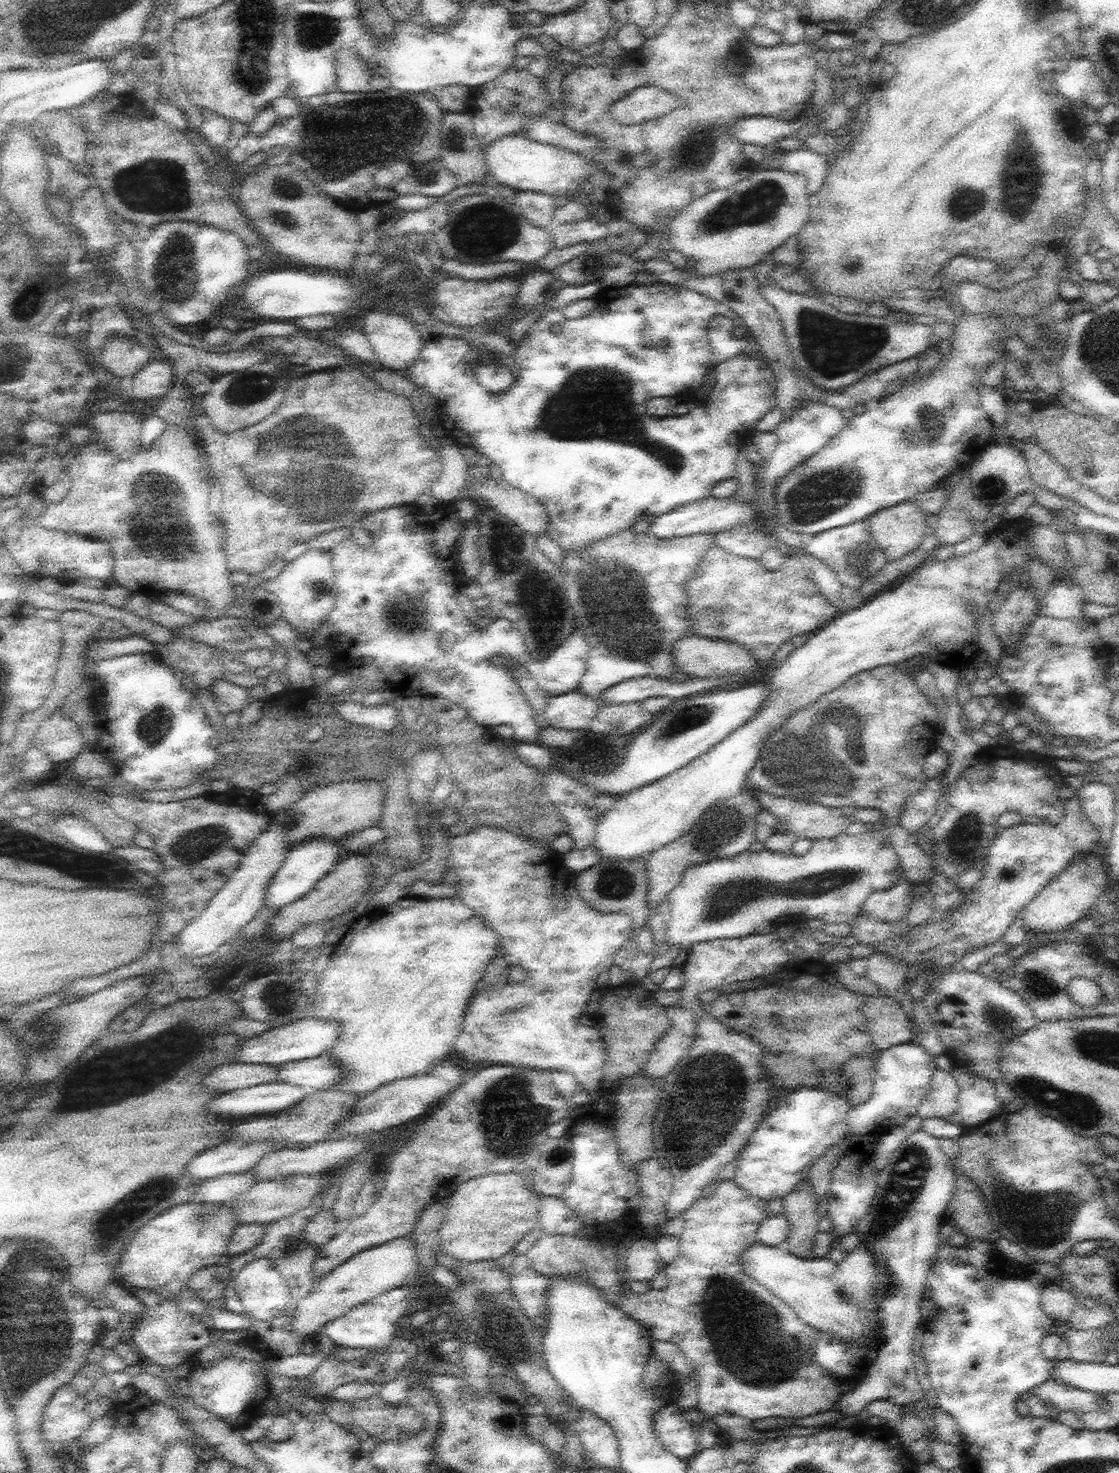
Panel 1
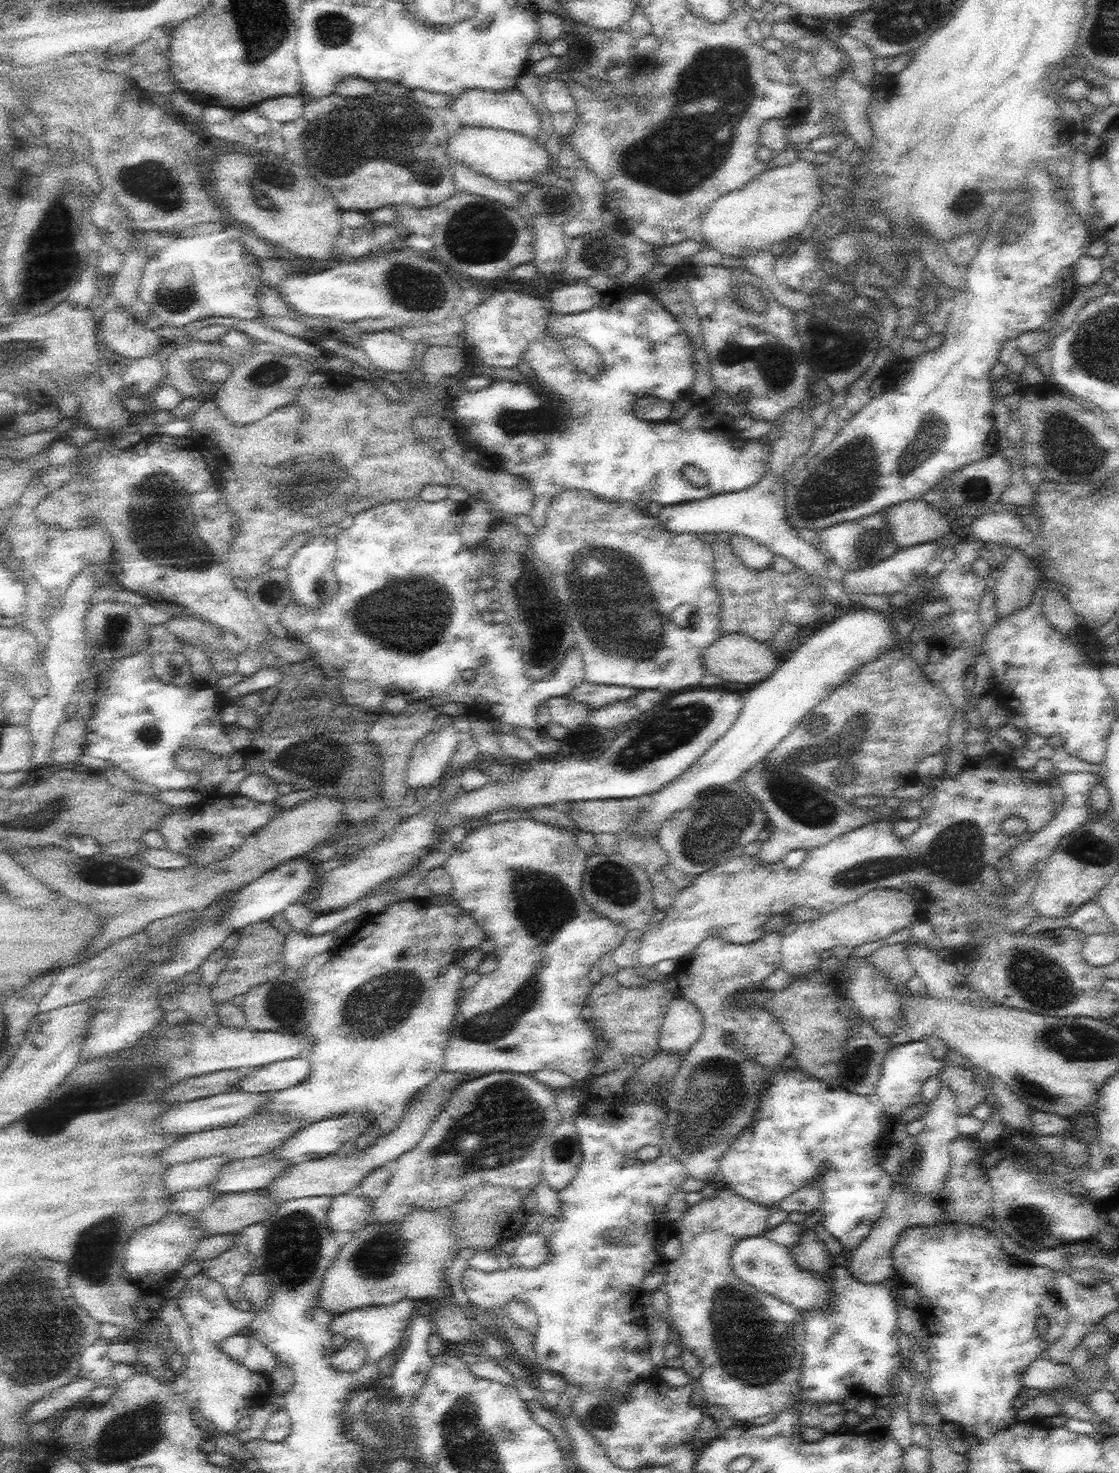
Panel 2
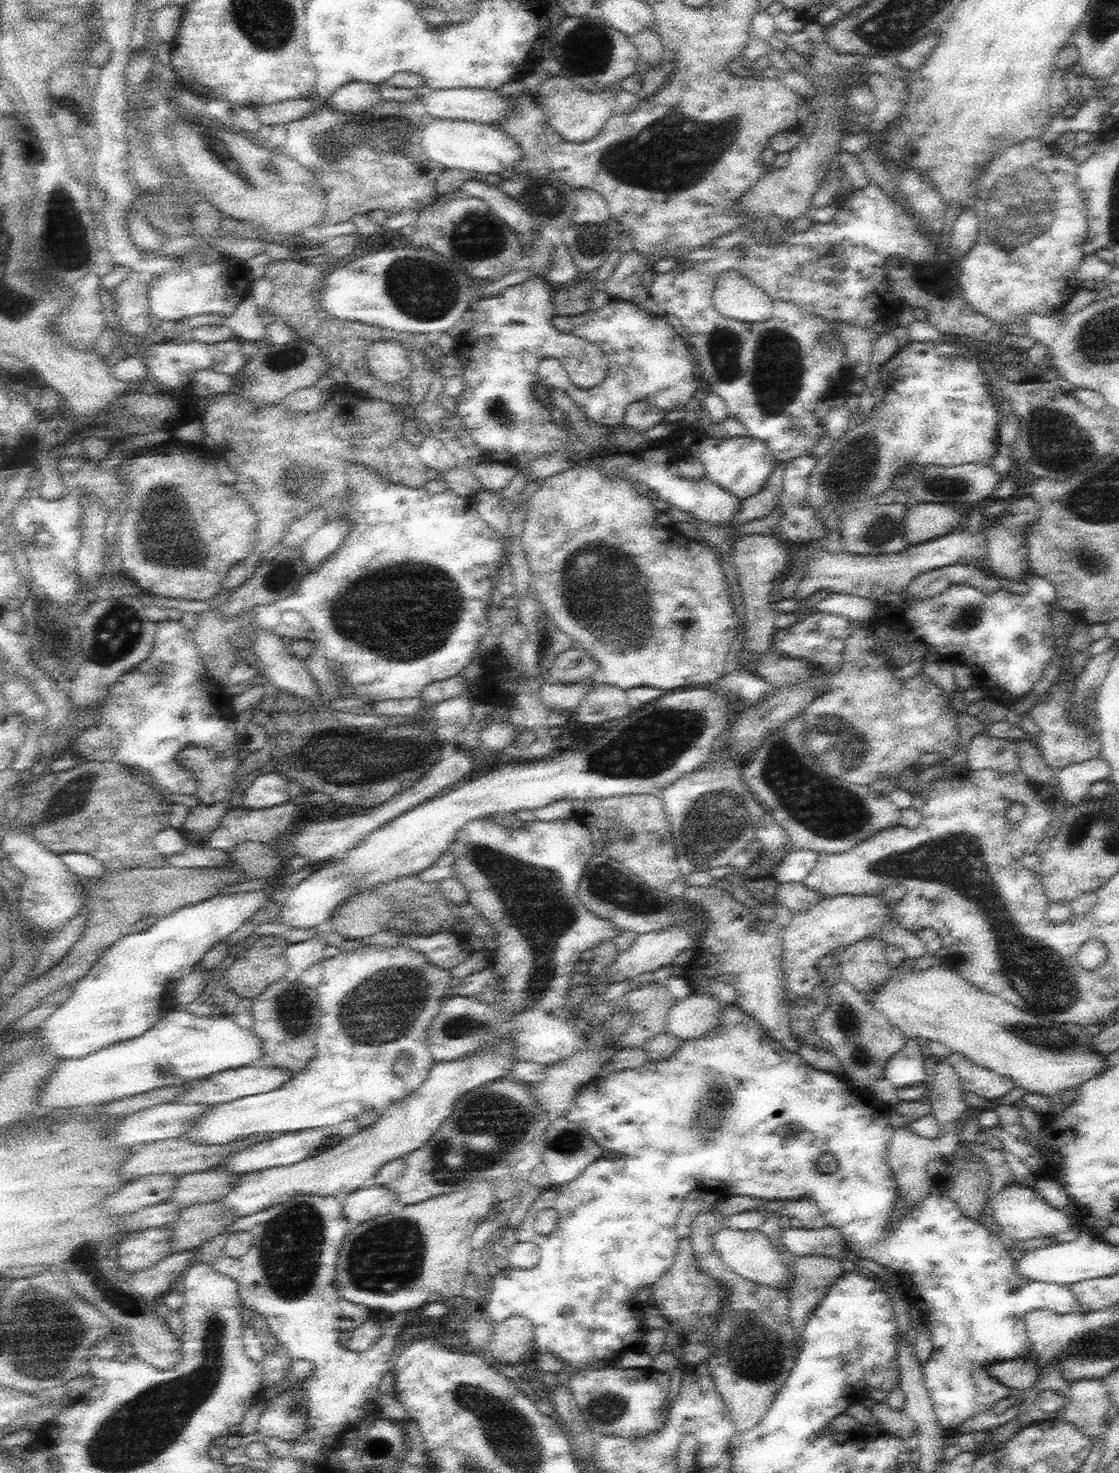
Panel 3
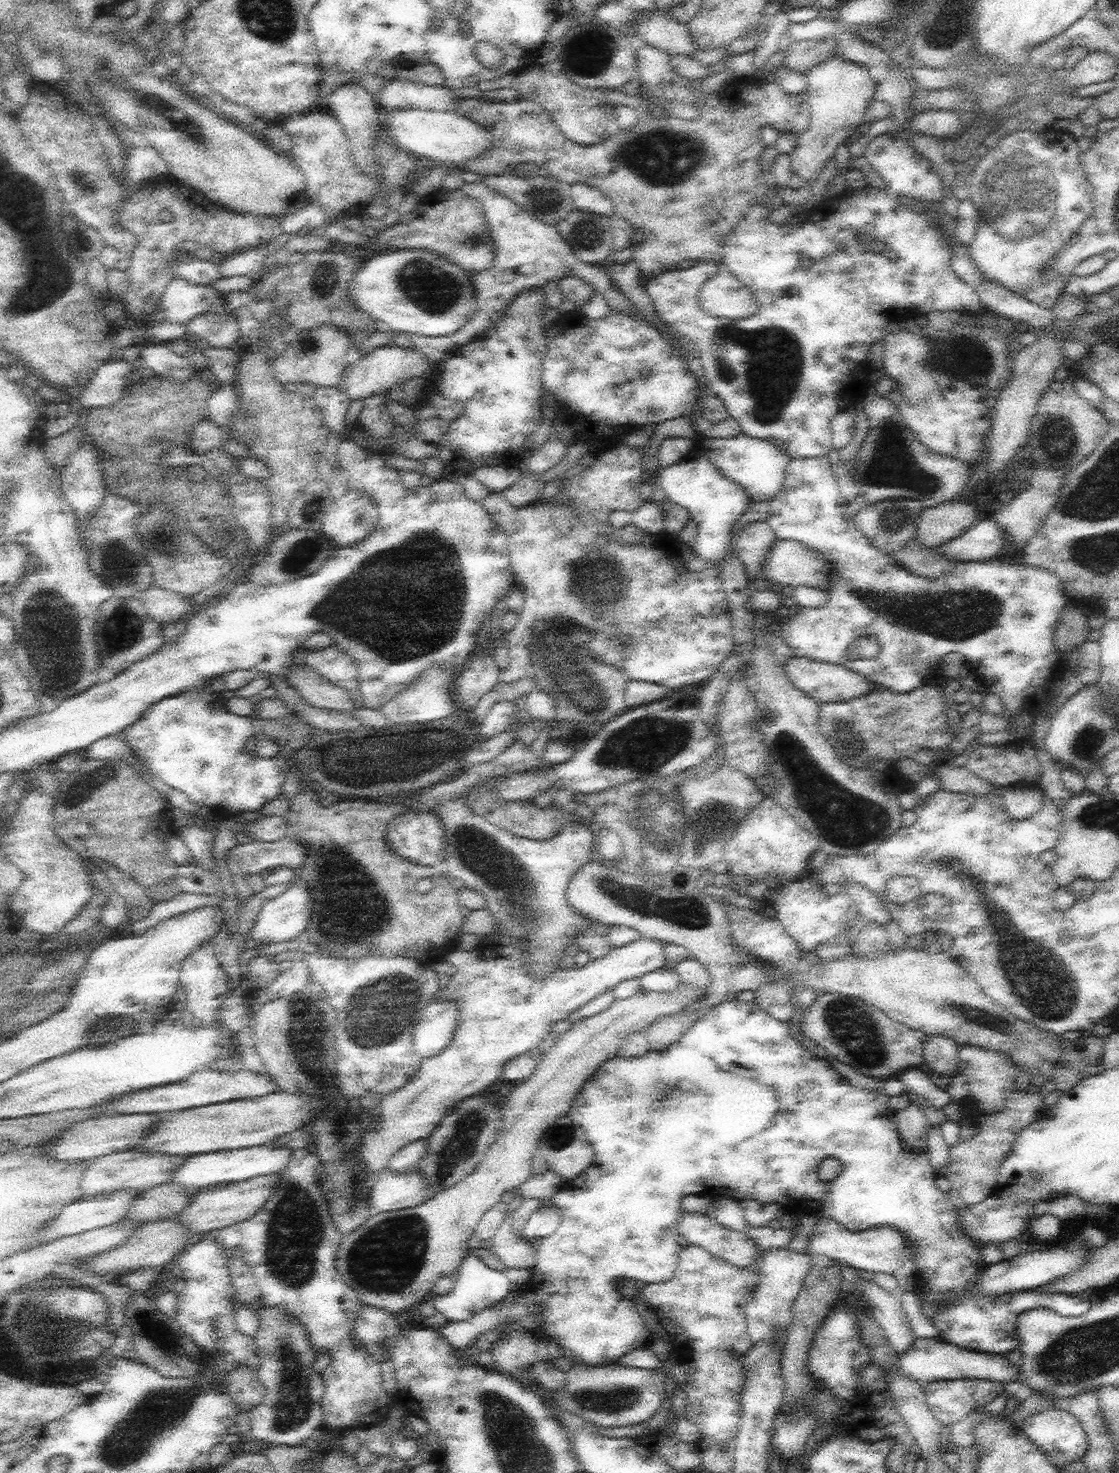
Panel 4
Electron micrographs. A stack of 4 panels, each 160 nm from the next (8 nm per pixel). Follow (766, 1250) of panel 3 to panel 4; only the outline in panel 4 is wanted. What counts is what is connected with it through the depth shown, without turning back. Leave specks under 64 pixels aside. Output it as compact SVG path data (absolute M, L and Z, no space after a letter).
M682 1214L679 1234L726 1262L746 1268L757 1259L756 1241L747 1232L725 1228L710 1215Z

